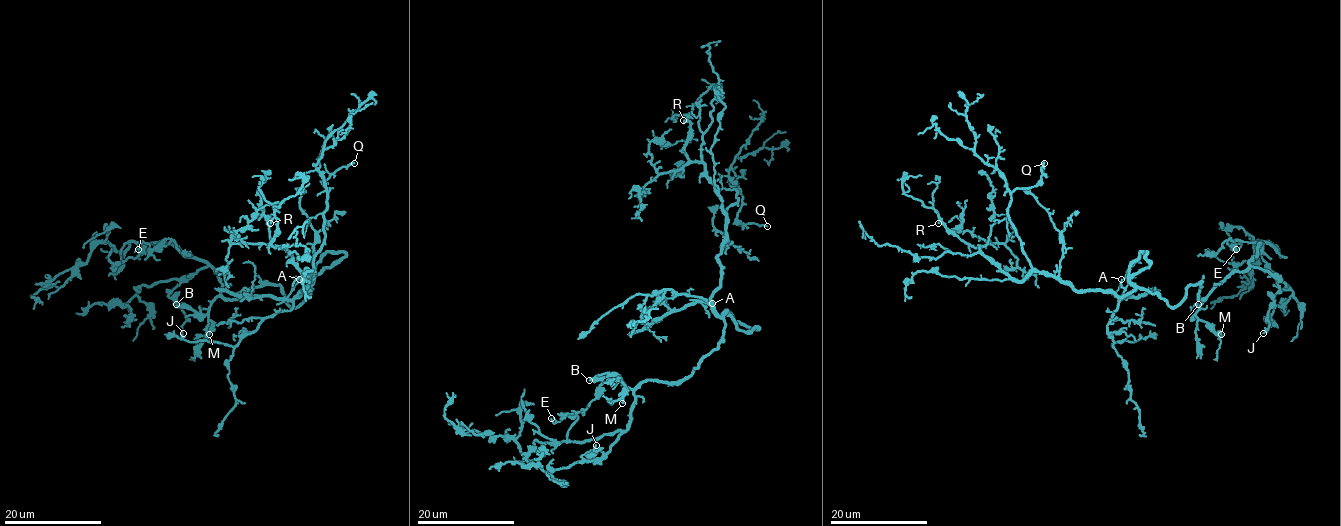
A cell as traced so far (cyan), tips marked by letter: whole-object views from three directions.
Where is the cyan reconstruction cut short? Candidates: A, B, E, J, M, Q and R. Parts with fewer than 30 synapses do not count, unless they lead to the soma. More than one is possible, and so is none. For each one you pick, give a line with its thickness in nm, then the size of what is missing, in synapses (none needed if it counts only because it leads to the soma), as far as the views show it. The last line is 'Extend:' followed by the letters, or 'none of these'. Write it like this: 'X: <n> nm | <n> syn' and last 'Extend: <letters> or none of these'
B: 320 nm | 80 syn
Q: 160 nm | 50 syn
R: 240 nm | 50 syn
Extend: B, Q, R

